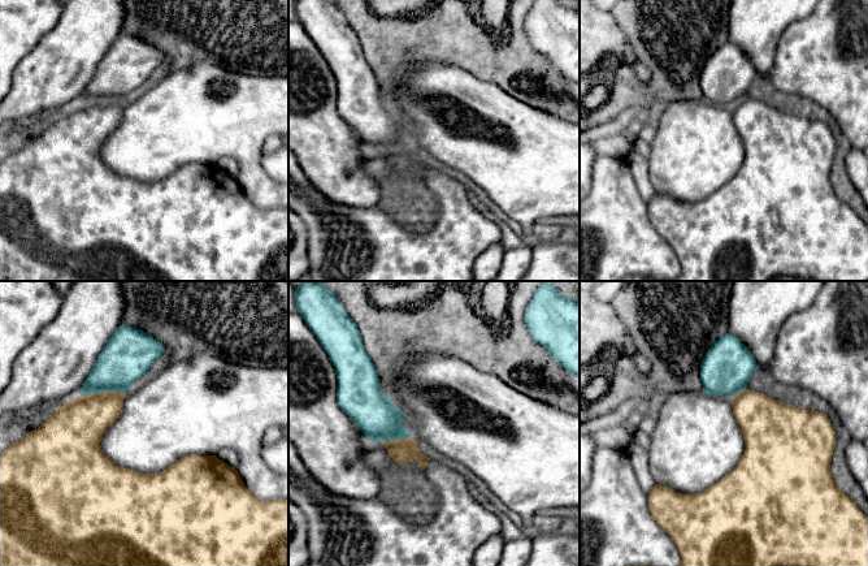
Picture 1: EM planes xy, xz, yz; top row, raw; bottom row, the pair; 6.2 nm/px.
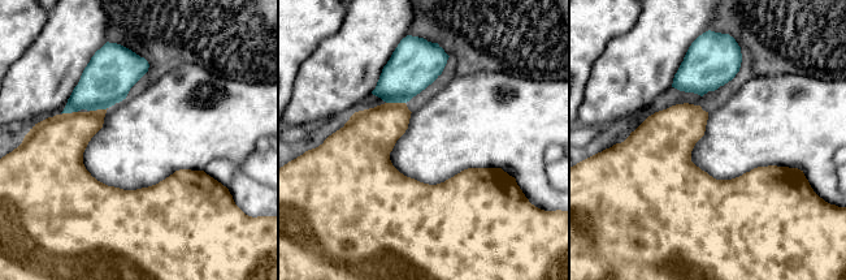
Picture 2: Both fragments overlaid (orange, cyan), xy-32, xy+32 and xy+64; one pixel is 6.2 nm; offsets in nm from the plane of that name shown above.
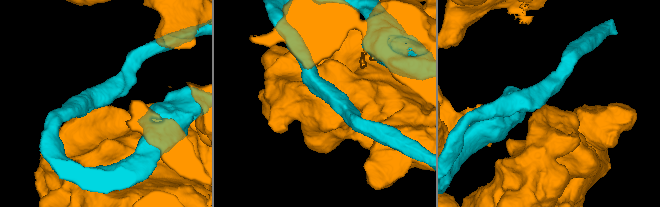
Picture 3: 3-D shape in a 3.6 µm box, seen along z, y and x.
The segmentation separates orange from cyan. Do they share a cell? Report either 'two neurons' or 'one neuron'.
one neuron

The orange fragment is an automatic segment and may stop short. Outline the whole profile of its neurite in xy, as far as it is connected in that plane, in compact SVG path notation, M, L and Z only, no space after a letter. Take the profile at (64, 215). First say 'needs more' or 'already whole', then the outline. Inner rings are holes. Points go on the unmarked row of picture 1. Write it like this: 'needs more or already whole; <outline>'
needs more; M120 34L108 48L91 82L87 85L81 99L82 105L66 111L62 116L57 117L53 124L49 124L38 138L29 141L22 148L10 154L0 163L0 281L288 281L288 208L261 209L256 207L244 194L239 181L216 164L190 163L181 167L166 178L155 182L143 182L120 176L104 164L100 150L104 141L120 126L123 117L125 100L162 65L164 60L165 56L157 47L144 42L142 38Z

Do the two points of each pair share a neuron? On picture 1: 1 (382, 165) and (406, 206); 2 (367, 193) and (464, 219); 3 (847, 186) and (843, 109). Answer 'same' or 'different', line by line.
1: same
2: different
3: different

